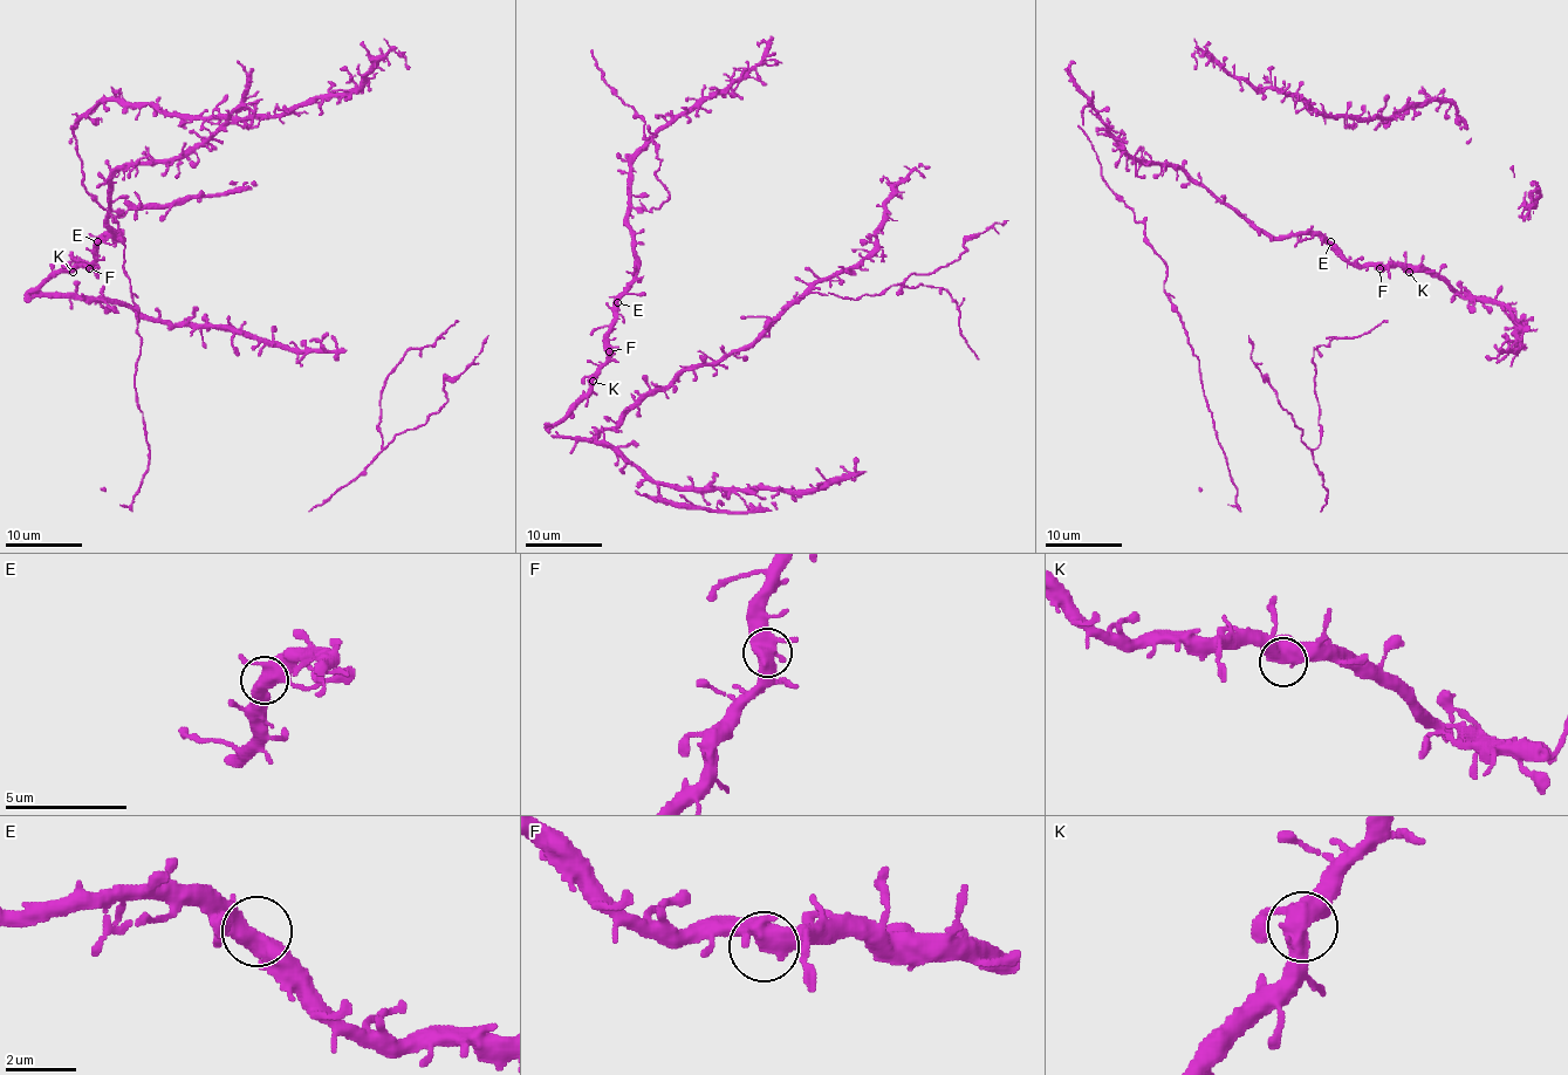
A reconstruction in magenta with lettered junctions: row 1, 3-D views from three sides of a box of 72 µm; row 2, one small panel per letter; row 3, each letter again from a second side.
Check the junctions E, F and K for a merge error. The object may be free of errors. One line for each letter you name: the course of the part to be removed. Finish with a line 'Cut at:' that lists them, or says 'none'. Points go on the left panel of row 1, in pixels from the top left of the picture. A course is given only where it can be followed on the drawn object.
Cut at: none

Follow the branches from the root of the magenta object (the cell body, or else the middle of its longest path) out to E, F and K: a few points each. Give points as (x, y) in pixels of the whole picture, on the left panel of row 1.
E: (68, 295), (28, 295), (64, 269), (88, 266), (95, 257), (97, 241)
F: (68, 295), (28, 295), (64, 269), (76, 266), (89, 268)
K: (68, 295), (28, 295), (57, 274), (73, 272)

